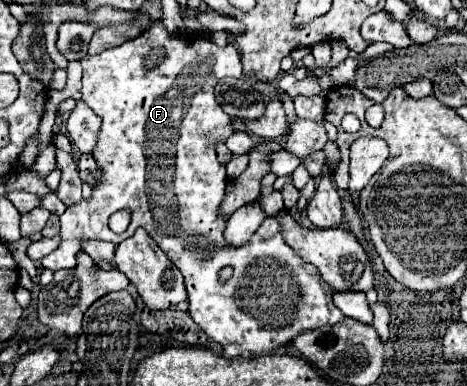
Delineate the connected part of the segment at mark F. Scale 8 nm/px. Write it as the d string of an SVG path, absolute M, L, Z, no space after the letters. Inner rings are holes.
M154 22L138 38L106 48L100 56L84 56L80 64L84 68L82 102L86 102L102 118L98 144L92 156L102 166L104 178L102 186L94 190L91 199L82 199L80 204L68 206L60 216L60 246L40 260L42 268L50 268L52 272L72 268L74 256L82 250L84 238L120 244L132 236L138 226L142 226L182 272L188 290L188 314L214 342L222 344L226 358L240 356L242 352L268 354L280 344L290 342L296 332L344 320L344 314L332 304L332 292L324 284L318 268L304 262L280 236L276 216L265 219L244 246L232 248L224 242L222 230L228 218L218 214L218 206L226 192L226 168L216 158L216 144L226 142L236 128L232 116L228 116L214 100L214 86L226 76L242 78L240 54L232 44L218 48L214 42L200 36L170 38L168 32L164 32L164 26ZM156 48L164 50L164 58L156 66L146 68L144 60ZM118 210L128 210L132 216L124 234L114 234L108 228L108 216ZM222 266L234 268L234 276L226 284L218 282Z

